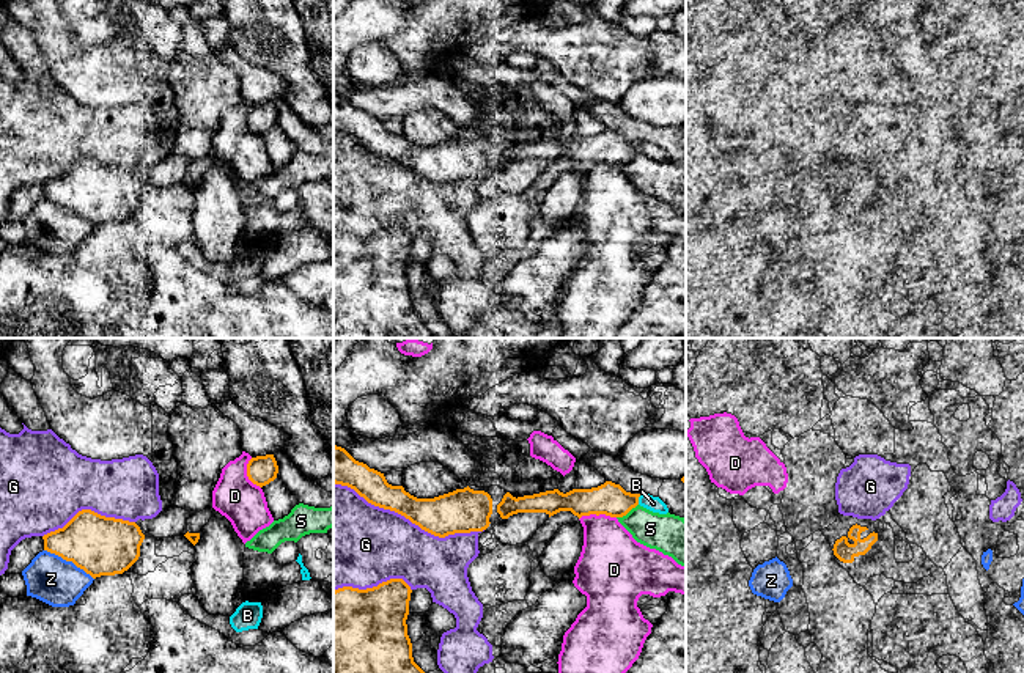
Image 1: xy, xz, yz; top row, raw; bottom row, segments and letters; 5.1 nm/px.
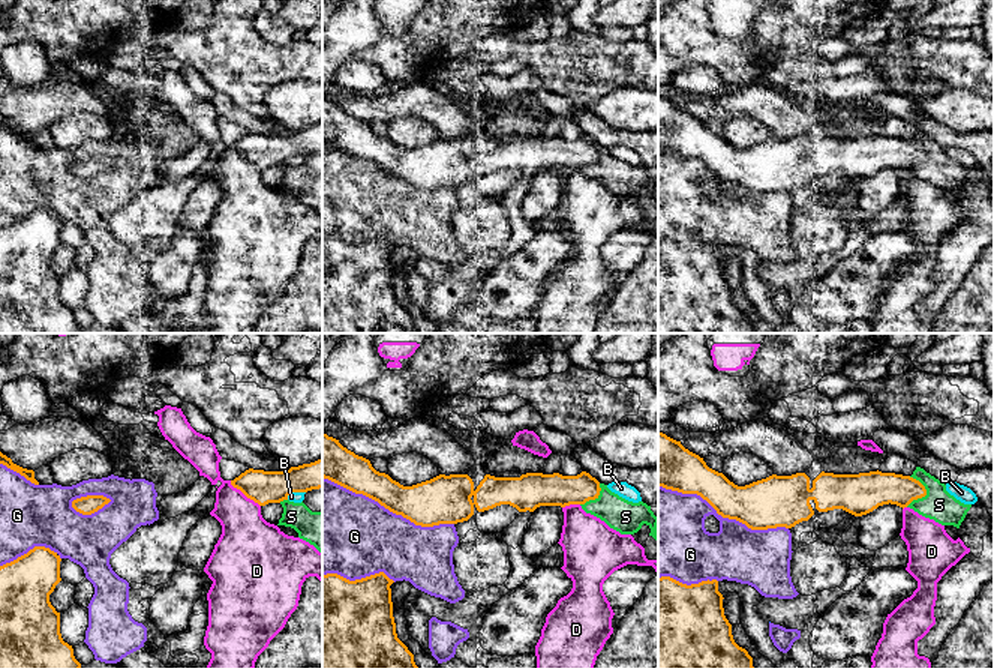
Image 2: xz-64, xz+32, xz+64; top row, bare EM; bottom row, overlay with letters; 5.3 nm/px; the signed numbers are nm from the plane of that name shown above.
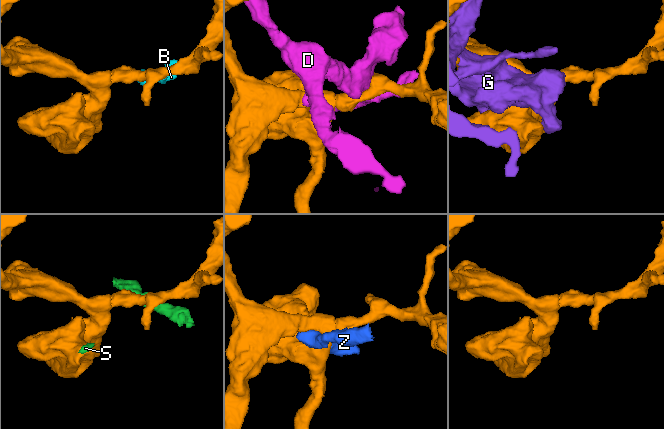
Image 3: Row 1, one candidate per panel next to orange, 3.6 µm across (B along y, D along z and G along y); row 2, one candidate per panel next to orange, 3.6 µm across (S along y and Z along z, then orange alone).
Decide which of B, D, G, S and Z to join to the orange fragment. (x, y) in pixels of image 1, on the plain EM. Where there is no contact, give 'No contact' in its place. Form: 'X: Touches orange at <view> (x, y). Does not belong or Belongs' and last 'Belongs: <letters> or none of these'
B: Touches orange at xz (637, 148). Does not belong
D: Touches orange at xz (596, 162). Does not belong
G: Touches orange at xz (409, 167). Does not belong
S: Touches orange at xz (626, 161). Does not belong
Z: Touches orange at xy (69, 208). Does not belong
Belongs: none of these

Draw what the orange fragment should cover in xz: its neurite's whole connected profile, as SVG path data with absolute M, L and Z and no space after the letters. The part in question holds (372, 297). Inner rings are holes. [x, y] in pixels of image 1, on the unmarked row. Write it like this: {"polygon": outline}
{"polygon": "M390 226L367 237L343 234L333 239L333 338L434 338L412 305L406 272L411 241L403 226Z"}

